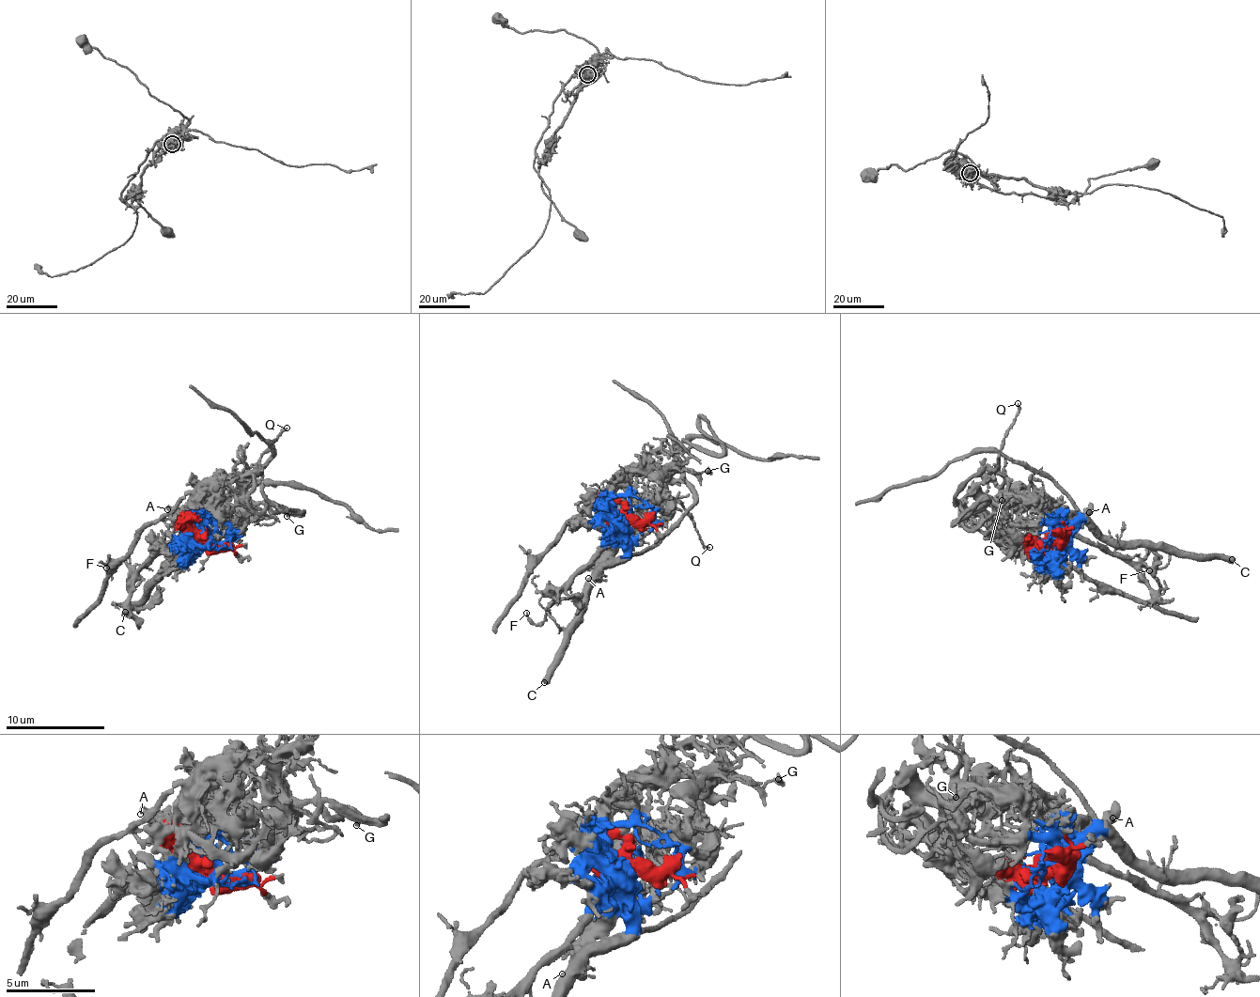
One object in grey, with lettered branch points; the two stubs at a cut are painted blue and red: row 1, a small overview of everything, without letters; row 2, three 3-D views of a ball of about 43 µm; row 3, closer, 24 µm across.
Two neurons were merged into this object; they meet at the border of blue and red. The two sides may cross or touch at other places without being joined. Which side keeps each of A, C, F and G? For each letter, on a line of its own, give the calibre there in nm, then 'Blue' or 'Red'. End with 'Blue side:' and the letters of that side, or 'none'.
A: Thickness 280 nm. Blue
C: Thickness 500 nm. Blue
F: Thickness 170 nm. Blue
G: Thickness 280 nm. Red
Blue side: A, C, F

